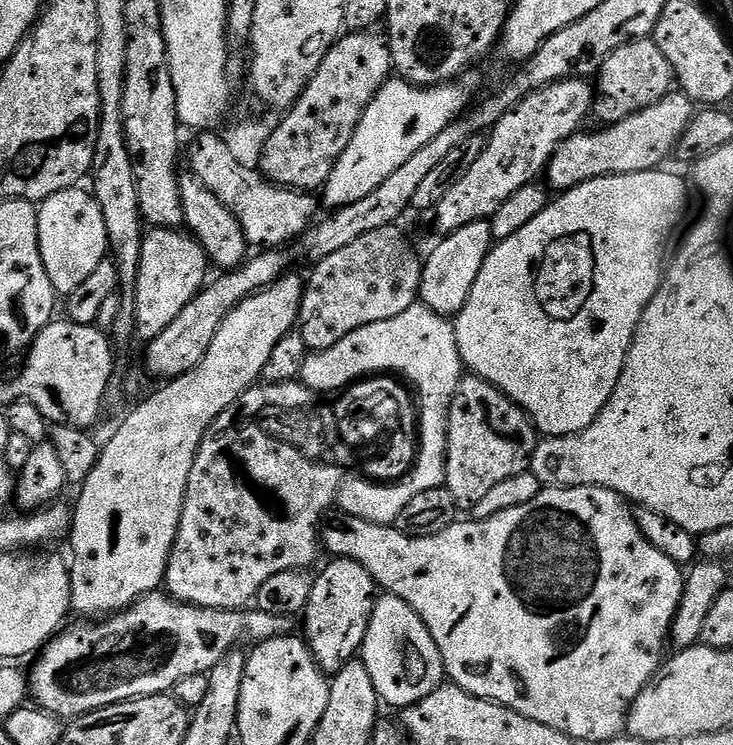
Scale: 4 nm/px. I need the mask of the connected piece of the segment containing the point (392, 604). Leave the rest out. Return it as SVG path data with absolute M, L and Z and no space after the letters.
M381 595L374 606L364 644L360 647L365 668L374 688L385 705L397 710L422 702L434 689L445 683L446 673L442 654L422 618L402 598Z

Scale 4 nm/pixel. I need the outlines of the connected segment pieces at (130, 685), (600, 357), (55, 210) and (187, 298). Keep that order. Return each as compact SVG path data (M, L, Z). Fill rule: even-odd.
M160 590L99 622L76 623L80 624L65 627L44 645L35 657L32 676L30 672L31 699L56 718L75 718L140 696L171 693L182 678L211 672L243 640L255 646L293 631L293 621L287 616L199 608Z
M664 171L603 176L594 178L590 182L582 182L568 192L559 193L549 203L548 208L542 210L542 214L538 214L538 218L522 226L518 234L510 234L510 238L499 241L493 247L482 266L482 274L478 274L478 282L474 282L474 290L470 290L466 306L460 311L459 316L455 317L456 341L463 367L471 375L482 377L506 393L517 406L528 413L536 426L537 433L545 437L578 435L598 418L599 412L606 406L607 400L614 394L615 386L618 385L618 378L624 369L632 339L638 330L638 322L646 306L650 306L654 294L664 283L666 271L664 247L667 246L668 239L675 234L676 227L683 222L684 211L688 208L688 188L684 185L683 178Z
M80 186L67 188L46 198L39 205L36 213L42 262L46 266L46 274L50 274L50 282L60 294L78 290L78 286L82 286L82 282L86 282L86 278L90 278L90 274L94 274L95 268L109 255L108 235L106 234L106 222L102 218L102 206L98 206L91 191L84 189L83 192L82 189L83 187Z
M152 228L144 236L136 283L136 334L146 342L162 334L209 279L210 261L204 248L181 229Z

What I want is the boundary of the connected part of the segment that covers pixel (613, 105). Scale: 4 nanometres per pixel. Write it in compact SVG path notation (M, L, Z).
M645 38L630 42L626 46L618 46L618 50L614 50L614 54L610 54L610 58L606 58L606 62L602 62L600 71L594 77L596 95L594 116L601 120L599 122L601 125L617 124L634 114L638 114L638 110L646 110L646 106L654 106L669 92L673 91L673 88L672 67L670 62L666 62L666 54L662 54L662 50L658 50L655 39Z

